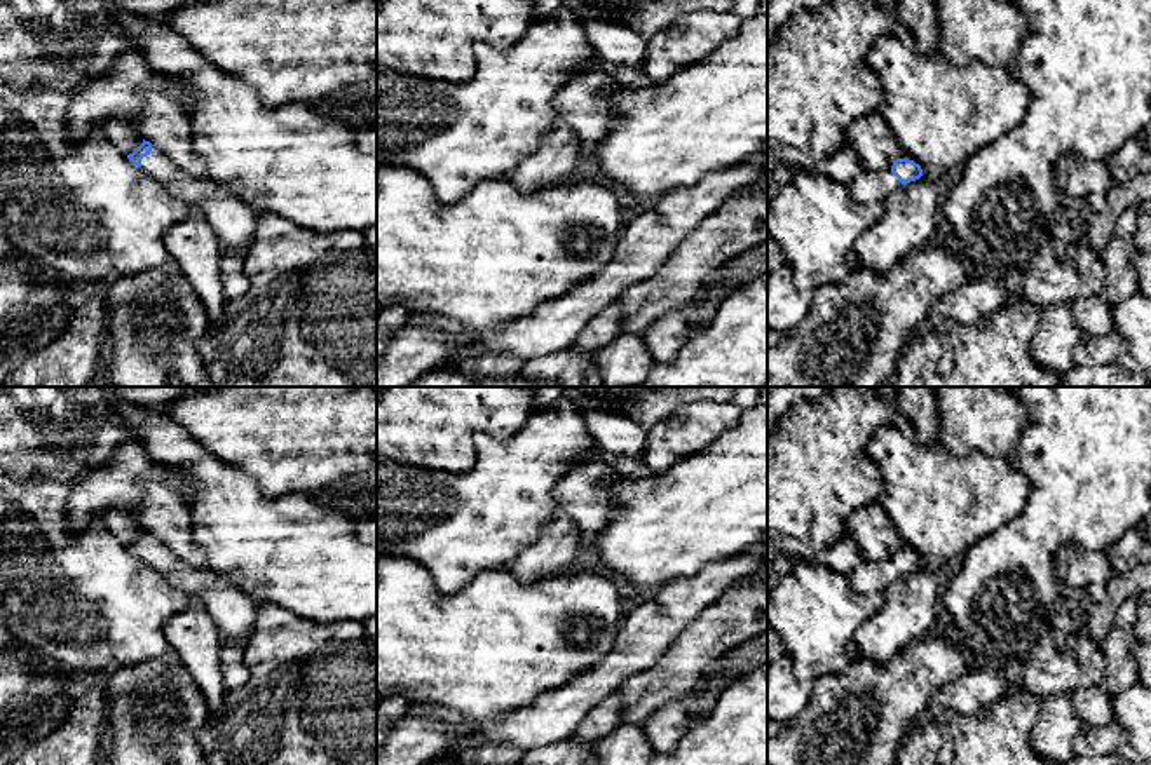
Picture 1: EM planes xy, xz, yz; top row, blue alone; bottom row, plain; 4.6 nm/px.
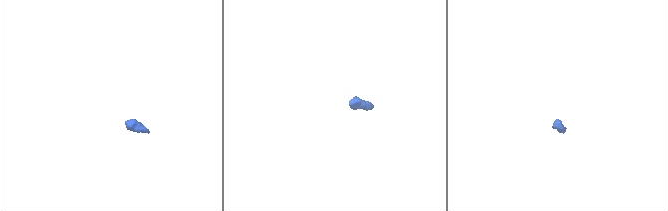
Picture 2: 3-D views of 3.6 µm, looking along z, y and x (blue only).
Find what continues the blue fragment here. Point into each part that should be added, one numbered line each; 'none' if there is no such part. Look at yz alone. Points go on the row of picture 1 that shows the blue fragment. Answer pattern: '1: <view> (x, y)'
1: yz (869, 187)

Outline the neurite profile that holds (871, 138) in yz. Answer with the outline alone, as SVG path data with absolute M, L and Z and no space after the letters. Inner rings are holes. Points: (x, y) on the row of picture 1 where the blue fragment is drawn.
M879 110L849 127L846 148L856 153L863 171L891 169L898 155L898 143Z

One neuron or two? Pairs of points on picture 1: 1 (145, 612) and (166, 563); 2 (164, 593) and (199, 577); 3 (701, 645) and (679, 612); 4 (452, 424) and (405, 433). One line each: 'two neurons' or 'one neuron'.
1: two neurons
2: two neurons
3: two neurons
4: one neuron

